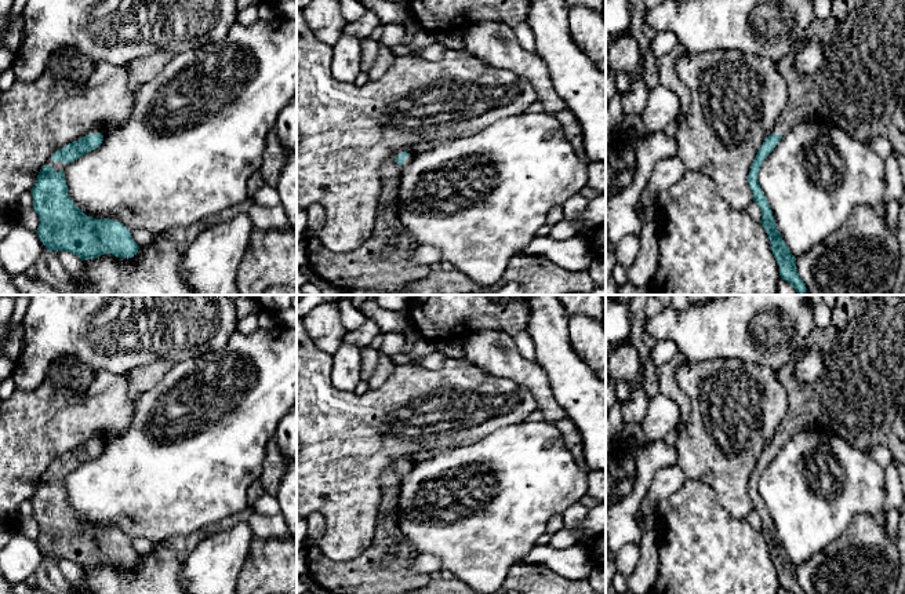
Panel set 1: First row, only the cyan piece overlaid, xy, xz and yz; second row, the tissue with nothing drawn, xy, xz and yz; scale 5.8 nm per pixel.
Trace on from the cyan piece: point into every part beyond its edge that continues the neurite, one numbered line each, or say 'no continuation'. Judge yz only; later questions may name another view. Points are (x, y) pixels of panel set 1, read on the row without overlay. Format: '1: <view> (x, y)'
1: yz (864, 346)

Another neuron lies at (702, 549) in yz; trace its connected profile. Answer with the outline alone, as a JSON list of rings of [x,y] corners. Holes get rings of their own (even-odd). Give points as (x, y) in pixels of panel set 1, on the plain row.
[[[686,480],[669,498],[659,502],[659,568],[658,576],[648,594],[779,594],[779,575],[770,557],[768,544],[760,531],[753,529],[746,520],[734,518],[717,500],[710,485]]]

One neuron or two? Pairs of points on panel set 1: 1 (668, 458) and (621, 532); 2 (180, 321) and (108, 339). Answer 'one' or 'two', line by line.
1: one
2: one

